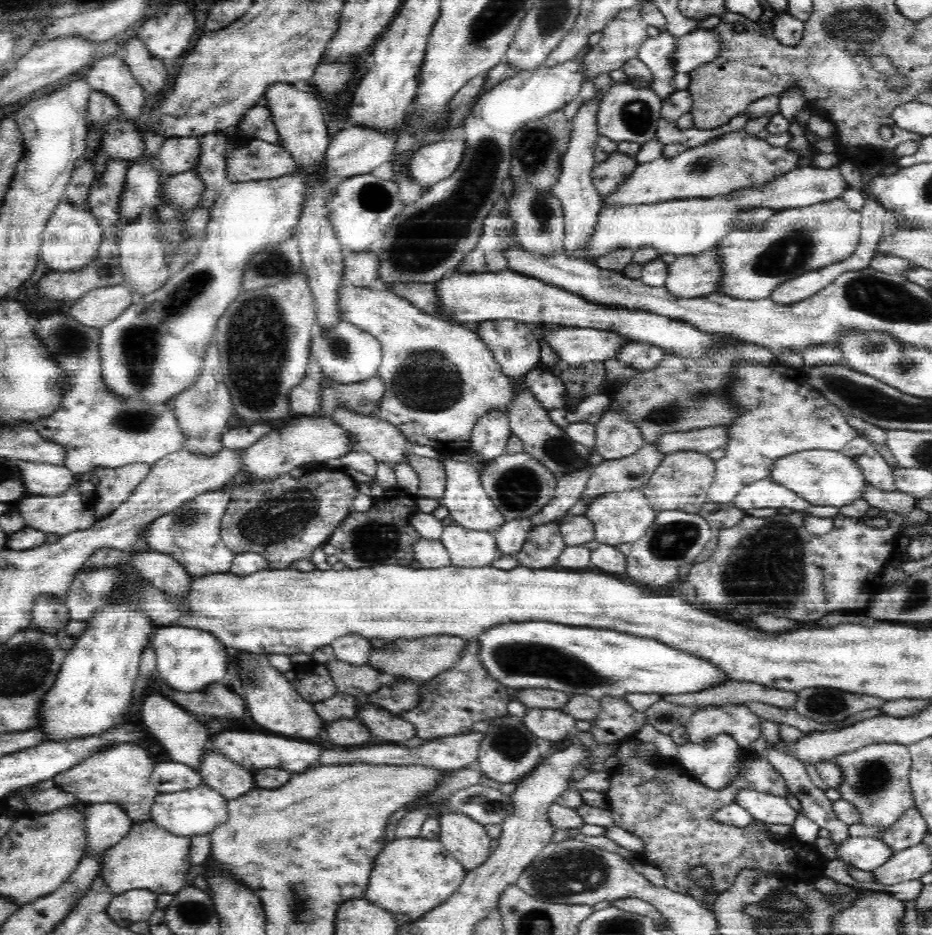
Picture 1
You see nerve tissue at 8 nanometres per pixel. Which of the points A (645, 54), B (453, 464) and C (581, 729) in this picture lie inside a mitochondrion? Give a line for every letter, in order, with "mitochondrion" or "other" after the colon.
A: other
B: other
C: other

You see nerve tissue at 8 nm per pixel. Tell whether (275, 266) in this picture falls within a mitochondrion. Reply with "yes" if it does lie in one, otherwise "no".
yes

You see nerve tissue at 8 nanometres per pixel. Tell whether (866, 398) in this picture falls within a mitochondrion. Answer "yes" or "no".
yes

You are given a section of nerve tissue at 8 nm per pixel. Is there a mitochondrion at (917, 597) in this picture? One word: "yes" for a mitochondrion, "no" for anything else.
yes

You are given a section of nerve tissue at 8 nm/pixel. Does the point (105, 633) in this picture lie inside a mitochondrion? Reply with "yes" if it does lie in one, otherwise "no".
no

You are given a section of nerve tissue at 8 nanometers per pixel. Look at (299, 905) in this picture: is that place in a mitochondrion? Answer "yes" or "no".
yes

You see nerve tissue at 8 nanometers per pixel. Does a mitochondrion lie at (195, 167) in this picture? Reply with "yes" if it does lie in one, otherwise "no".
no

